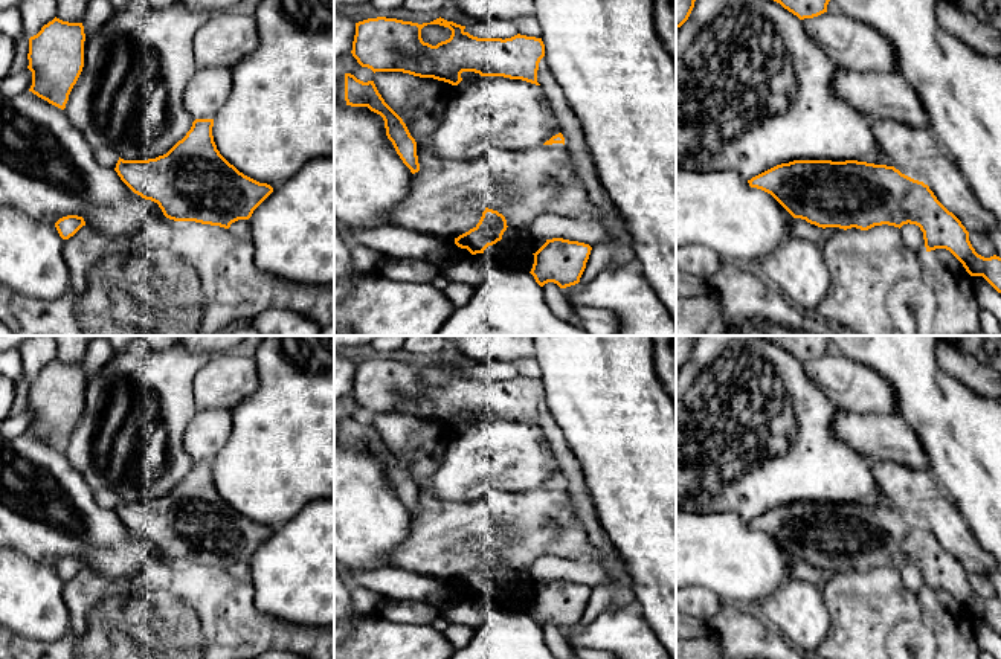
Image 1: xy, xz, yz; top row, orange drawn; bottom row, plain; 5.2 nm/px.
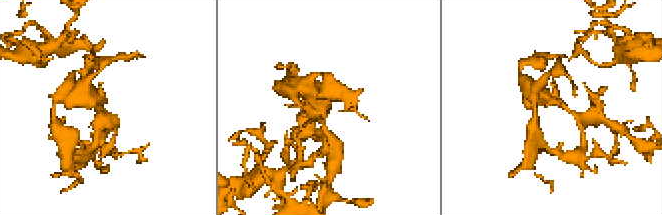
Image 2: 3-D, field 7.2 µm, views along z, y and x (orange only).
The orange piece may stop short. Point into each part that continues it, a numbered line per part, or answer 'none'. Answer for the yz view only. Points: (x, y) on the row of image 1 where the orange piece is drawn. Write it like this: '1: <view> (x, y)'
none

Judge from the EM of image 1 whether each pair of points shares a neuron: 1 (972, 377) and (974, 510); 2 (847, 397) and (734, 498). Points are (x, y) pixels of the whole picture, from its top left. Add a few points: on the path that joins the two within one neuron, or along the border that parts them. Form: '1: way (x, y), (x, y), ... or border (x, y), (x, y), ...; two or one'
1: border (942, 369), (984, 397); two
2: border (811, 380), (838, 409); two

